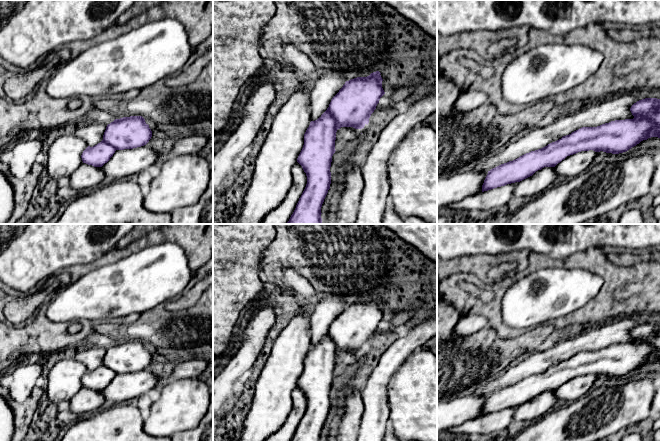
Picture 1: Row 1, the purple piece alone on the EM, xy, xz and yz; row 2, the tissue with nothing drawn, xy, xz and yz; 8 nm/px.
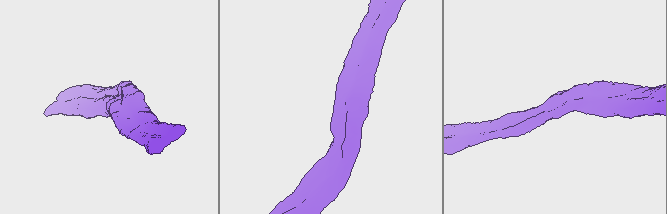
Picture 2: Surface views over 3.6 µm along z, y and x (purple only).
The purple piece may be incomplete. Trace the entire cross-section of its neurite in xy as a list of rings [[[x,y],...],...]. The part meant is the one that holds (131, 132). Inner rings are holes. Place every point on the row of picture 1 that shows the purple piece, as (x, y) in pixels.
[[[142,116],[115,119],[107,125],[103,140],[97,145],[88,146],[82,153],[83,163],[102,167],[116,150],[133,149],[146,145],[152,131]]]

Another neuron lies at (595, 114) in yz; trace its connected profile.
[[[646,91],[623,92],[618,98],[588,104],[575,113],[567,113],[544,127],[535,127],[511,140],[501,151],[472,169],[484,172],[541,149],[582,127],[597,127],[615,120],[633,119],[630,108],[639,100],[650,98]]]

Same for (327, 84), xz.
[[[320,71],[314,78],[310,92],[311,121],[317,120],[327,110],[332,98],[345,84],[345,73],[335,71]]]

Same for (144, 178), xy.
[[[145,170],[136,175],[135,181],[139,184],[143,193],[147,194],[151,187],[152,179],[150,170]]]

